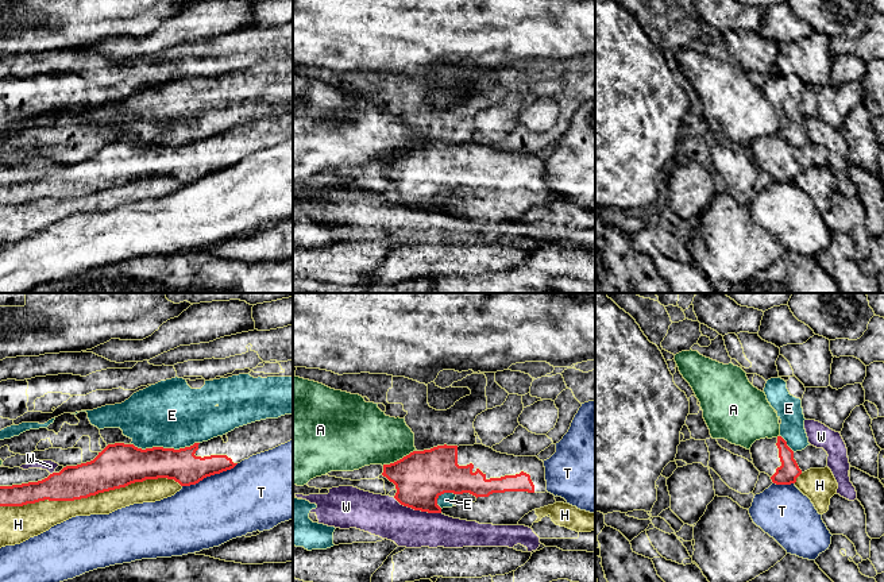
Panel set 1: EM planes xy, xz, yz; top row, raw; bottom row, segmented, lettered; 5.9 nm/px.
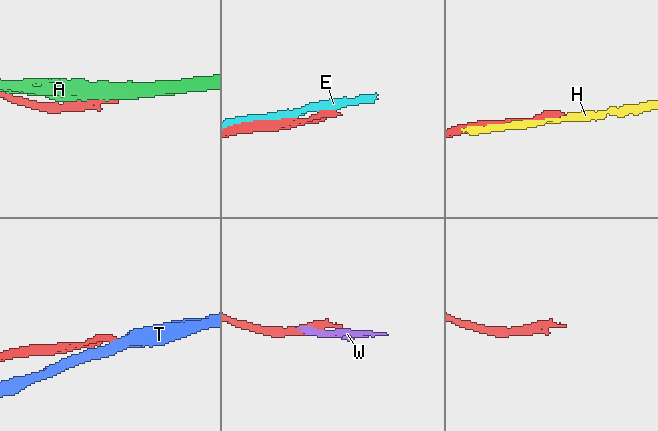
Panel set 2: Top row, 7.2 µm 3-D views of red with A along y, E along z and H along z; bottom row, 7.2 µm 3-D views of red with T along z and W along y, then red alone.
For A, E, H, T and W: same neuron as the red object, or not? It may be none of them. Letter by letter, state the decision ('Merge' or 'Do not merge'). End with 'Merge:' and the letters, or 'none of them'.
A: Do not merge
E: Do not merge
H: Do not merge
T: Do not merge
W: Do not merge
Merge: none of them

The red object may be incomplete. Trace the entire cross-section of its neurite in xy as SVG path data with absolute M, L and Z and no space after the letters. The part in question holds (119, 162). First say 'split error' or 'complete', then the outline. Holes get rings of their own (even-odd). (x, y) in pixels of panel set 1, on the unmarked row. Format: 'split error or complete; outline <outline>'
split error; outline M293 112L266 116L235 126L227 131L227 135L227 140L221 134L217 134L179 147L163 144L142 147L134 142L108 142L93 158L77 163L66 163L59 170L53 170L42 178L0 184L0 204L23 204L45 197L74 199L126 185L135 180L158 176L174 177L181 184L196 182L206 174L233 166L238 161L252 153L293 138Z

